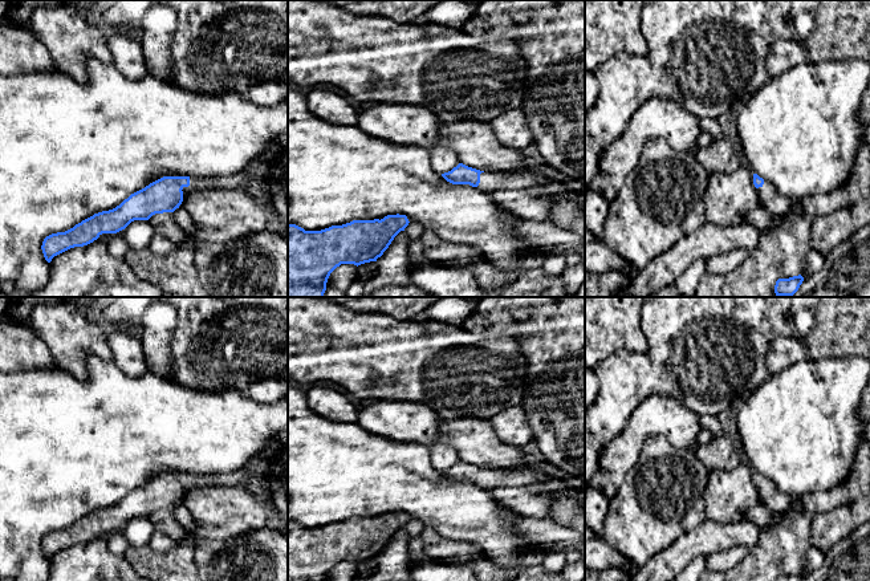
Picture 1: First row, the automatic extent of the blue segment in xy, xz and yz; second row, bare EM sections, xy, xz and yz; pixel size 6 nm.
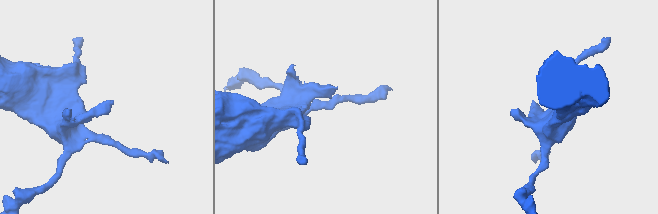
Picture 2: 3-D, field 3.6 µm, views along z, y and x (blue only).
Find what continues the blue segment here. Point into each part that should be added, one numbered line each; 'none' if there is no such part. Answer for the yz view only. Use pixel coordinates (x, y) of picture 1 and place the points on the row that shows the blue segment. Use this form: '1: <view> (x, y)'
1: yz (777, 204)

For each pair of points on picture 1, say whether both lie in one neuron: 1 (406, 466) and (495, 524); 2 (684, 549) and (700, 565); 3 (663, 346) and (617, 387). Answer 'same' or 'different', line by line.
1: same
2: different
3: same

